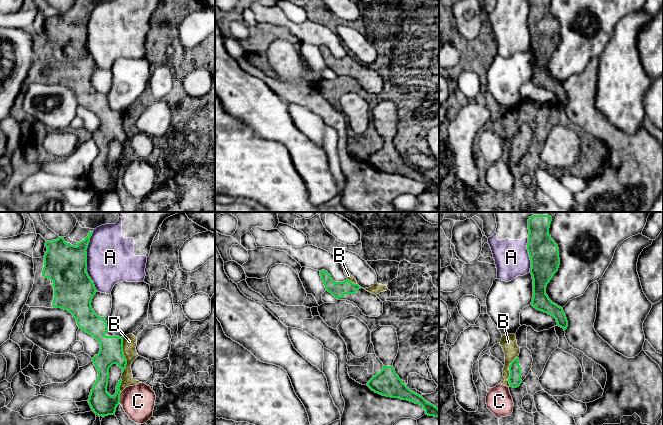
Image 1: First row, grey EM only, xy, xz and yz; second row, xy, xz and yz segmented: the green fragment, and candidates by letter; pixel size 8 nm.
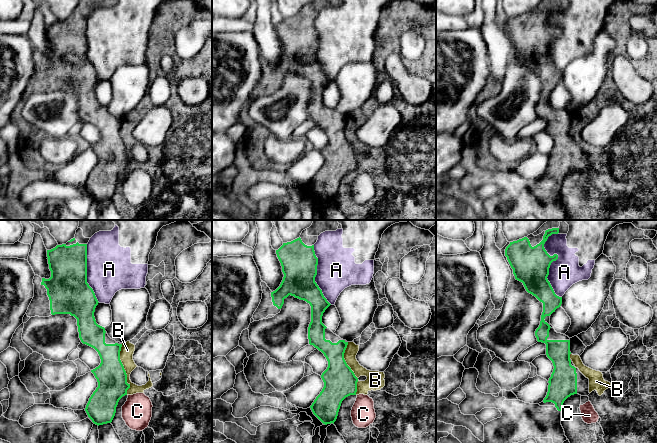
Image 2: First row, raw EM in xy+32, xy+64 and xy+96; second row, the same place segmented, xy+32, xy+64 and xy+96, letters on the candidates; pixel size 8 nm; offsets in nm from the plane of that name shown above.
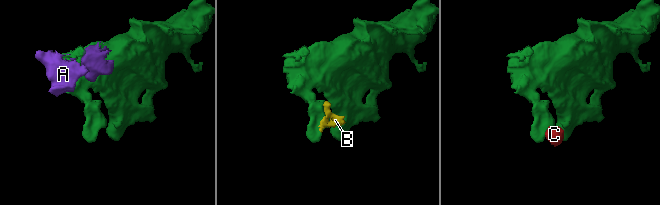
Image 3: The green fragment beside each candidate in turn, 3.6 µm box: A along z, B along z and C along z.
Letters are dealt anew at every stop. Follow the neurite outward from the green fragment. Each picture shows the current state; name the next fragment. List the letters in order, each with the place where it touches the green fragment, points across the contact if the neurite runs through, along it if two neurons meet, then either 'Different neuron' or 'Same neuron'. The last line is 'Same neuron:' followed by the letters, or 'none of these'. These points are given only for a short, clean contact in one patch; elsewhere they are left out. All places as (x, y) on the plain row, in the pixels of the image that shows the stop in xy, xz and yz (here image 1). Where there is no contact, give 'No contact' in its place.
A: Touches green at xy (86, 25). Different neuron
B: Touches green at xy (123, 131). Boundary: xy (123, 113), (123, 131), (126, 136), (126, 143), (122, 149). Different neuron
C: Touches green at xy (119, 173). Boundary: xy (121, 168), (119, 178). Different neuron
Same neuron: none of these

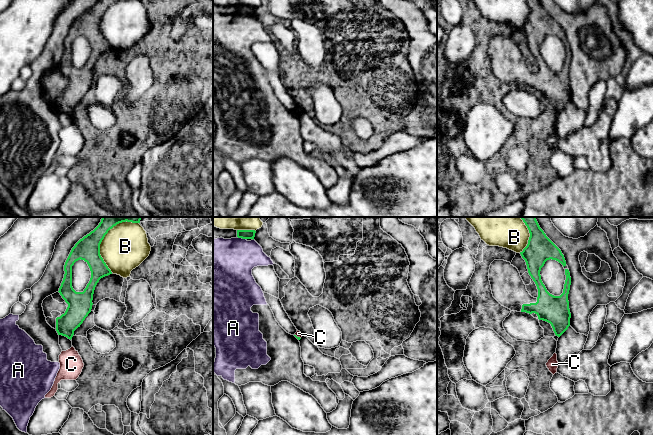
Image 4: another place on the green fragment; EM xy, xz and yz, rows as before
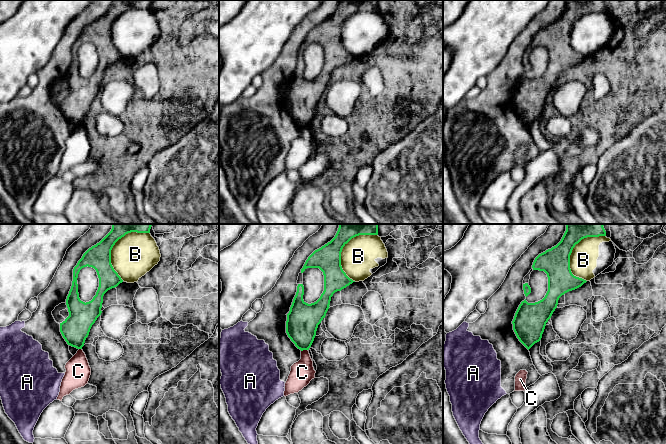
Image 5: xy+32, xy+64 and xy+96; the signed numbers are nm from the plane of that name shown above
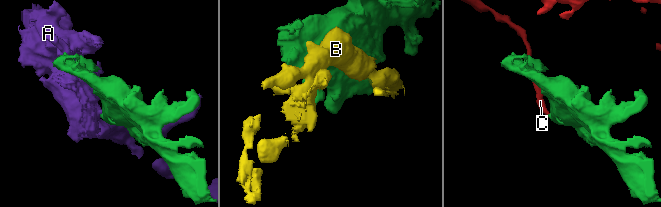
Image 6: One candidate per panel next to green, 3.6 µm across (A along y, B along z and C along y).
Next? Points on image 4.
A: Touches green at xz (241, 13). Boundary: xz (237, 12), (245, 15). Different neuron
B: Touches green at xy (99, 23). Different neuron
C: Touches green at xz (298, 113). Boundary: xz (295, 110), (300, 114). Different neuron
Same neuron: none of these

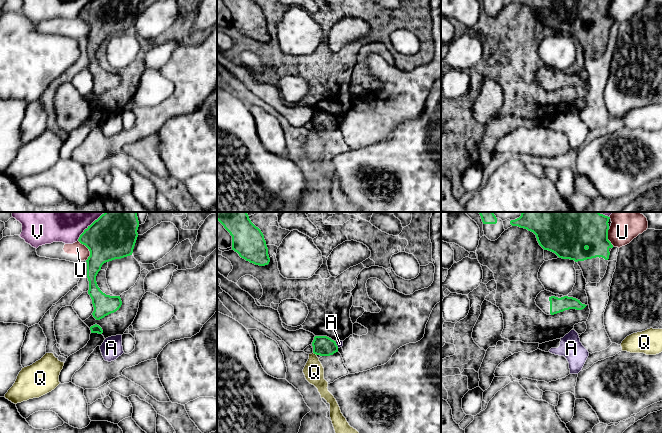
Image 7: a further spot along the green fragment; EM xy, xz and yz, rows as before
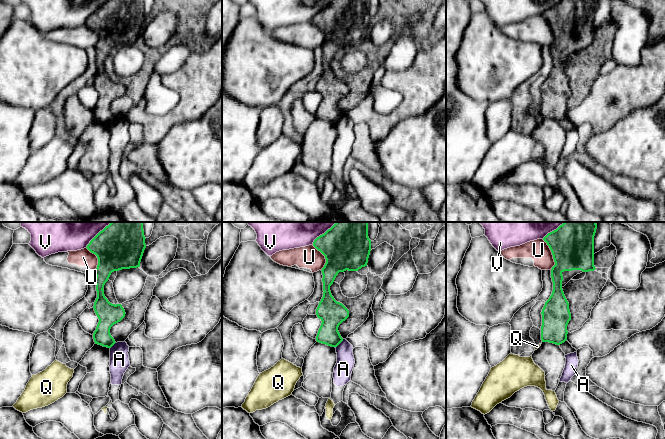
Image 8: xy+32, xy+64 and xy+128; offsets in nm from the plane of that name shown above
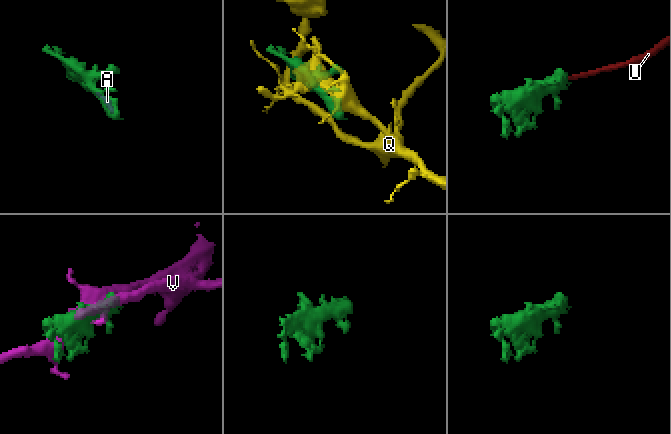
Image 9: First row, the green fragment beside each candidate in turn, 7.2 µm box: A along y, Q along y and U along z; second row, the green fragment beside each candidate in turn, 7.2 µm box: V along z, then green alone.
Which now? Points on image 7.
A: Touches green at xz (336, 120). Path across: xz (322, 121), (336, 120), (339, 119). Same neuron
Q: Touches green at xz (315, 129). Boundary: xz (313, 128), (316, 131). Different neuron
U: Touches green at xy (89, 26). Different neuron
V: Touches green at xy (83, 8). Different neuron
Same neuron: A

